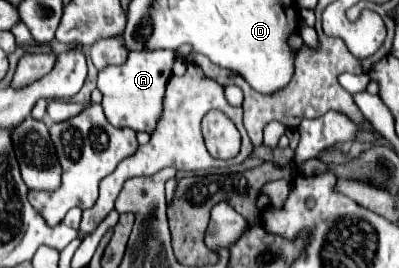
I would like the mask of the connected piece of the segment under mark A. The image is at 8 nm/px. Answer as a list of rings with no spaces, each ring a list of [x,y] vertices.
[[[148,51],[148,53],[128,53],[128,61],[118,67],[108,67],[98,73],[98,89],[102,91],[102,107],[108,121],[114,127],[130,127],[134,131],[152,133],[156,121],[160,119],[162,97],[168,79],[172,77],[172,67],[176,61],[176,51]]]

